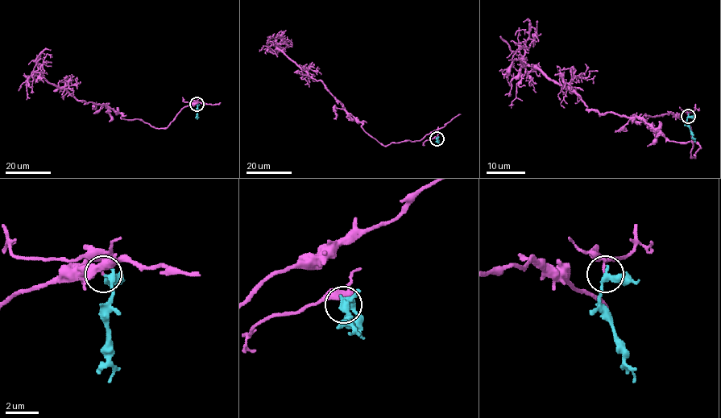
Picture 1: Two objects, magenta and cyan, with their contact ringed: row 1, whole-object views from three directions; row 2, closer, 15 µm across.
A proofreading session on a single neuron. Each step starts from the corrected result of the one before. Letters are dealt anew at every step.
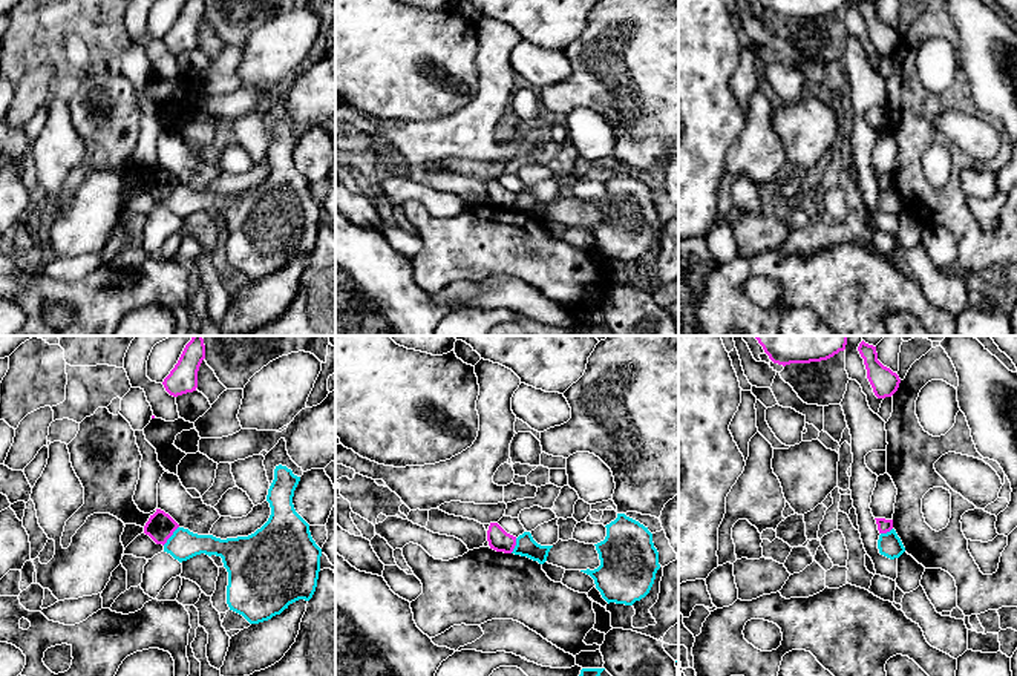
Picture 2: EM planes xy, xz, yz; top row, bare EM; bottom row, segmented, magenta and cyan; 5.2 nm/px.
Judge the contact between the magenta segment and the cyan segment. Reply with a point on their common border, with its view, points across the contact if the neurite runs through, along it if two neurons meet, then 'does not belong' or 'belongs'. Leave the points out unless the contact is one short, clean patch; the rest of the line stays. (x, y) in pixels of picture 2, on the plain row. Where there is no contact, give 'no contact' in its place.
xy (172, 190) | along xy (178, 183), (163, 201) | does not belong

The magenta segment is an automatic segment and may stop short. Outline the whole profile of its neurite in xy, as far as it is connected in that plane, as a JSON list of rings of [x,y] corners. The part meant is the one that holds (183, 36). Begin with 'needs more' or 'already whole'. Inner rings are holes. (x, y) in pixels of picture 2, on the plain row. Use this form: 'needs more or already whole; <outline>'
already whole; [[[187,0],[178,20],[162,38],[165,48],[173,54],[196,48],[198,28],[204,15],[204,0]]]

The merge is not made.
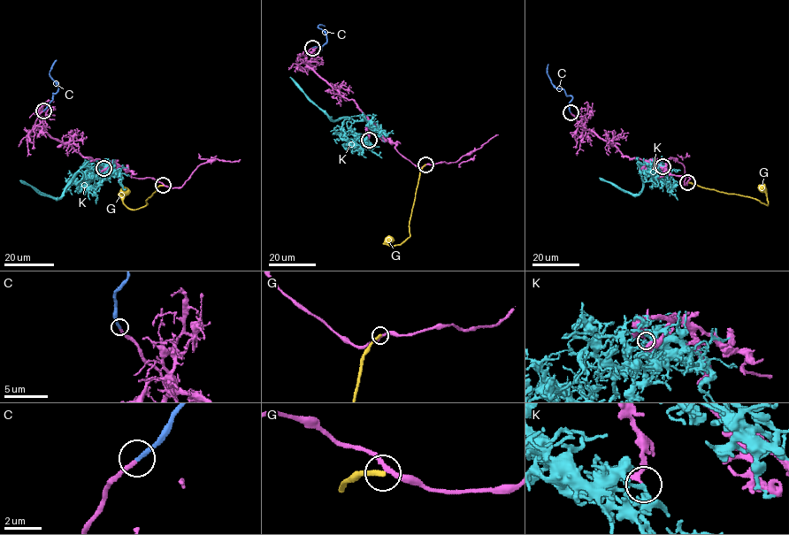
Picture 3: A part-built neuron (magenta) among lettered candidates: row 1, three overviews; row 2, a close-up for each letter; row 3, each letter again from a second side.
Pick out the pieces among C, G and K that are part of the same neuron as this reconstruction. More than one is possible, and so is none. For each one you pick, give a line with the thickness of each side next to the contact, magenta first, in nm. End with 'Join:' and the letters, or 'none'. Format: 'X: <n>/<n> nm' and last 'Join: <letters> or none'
C: 220/240 nm
Join: C

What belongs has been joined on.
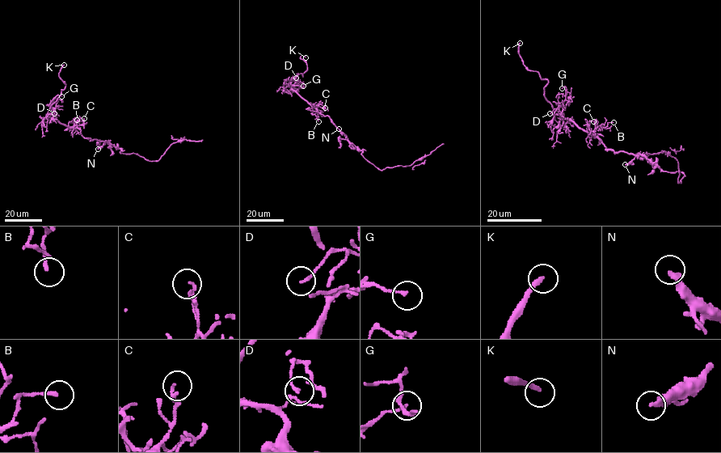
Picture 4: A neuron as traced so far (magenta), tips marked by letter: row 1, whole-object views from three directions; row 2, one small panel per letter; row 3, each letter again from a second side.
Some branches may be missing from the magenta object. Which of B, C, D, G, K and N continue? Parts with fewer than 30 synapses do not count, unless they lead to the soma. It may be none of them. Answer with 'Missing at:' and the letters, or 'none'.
Missing at: K

